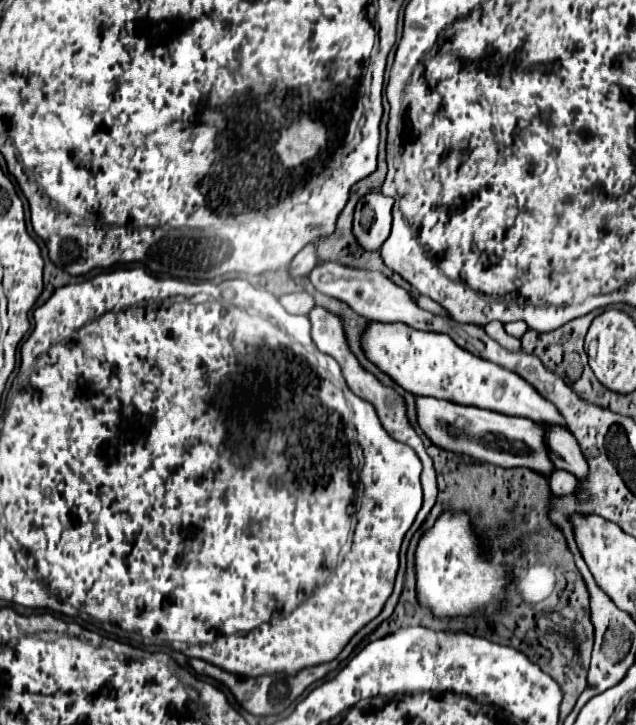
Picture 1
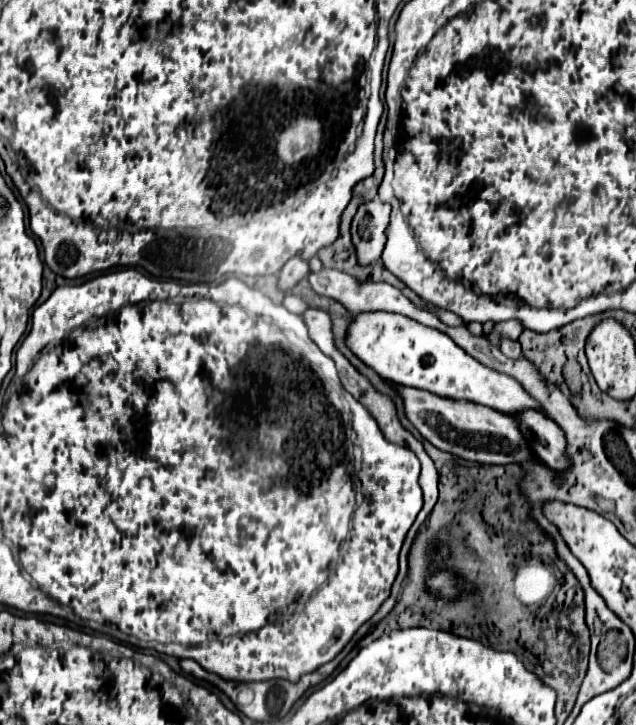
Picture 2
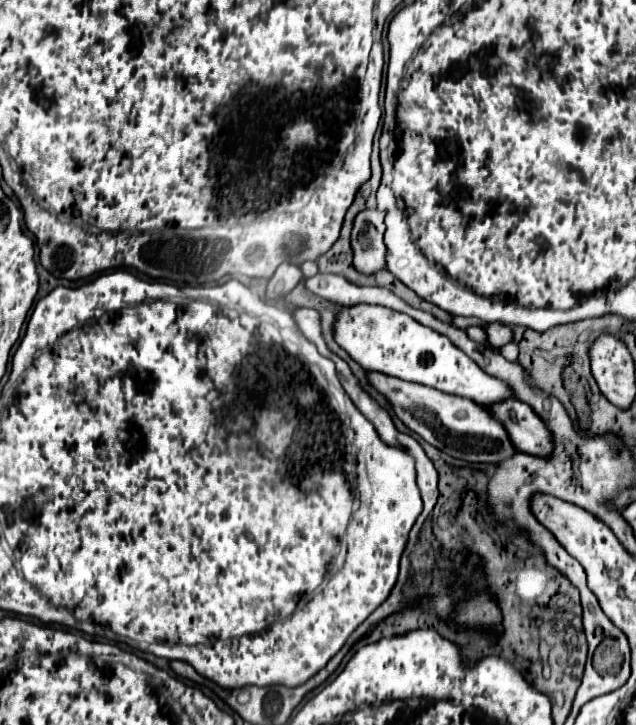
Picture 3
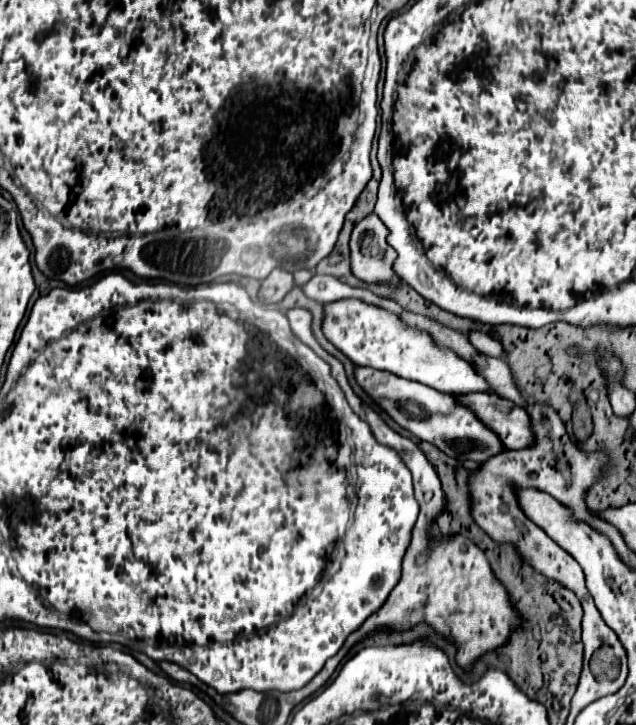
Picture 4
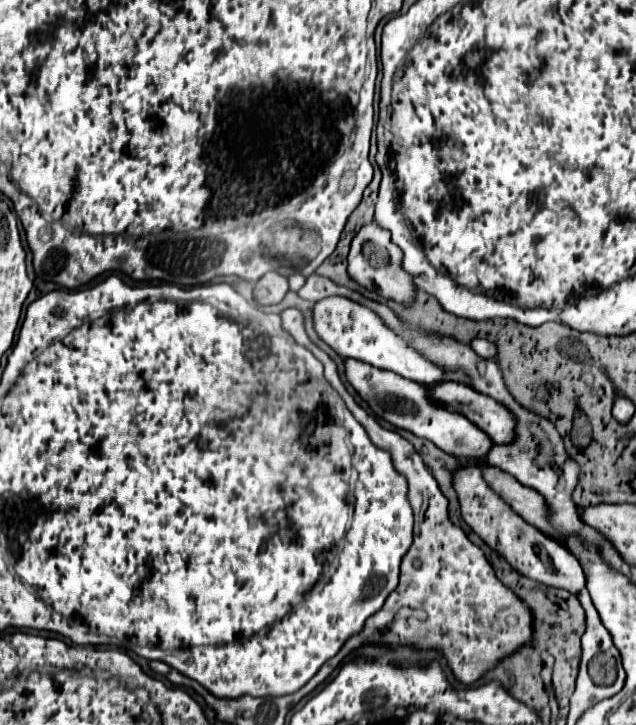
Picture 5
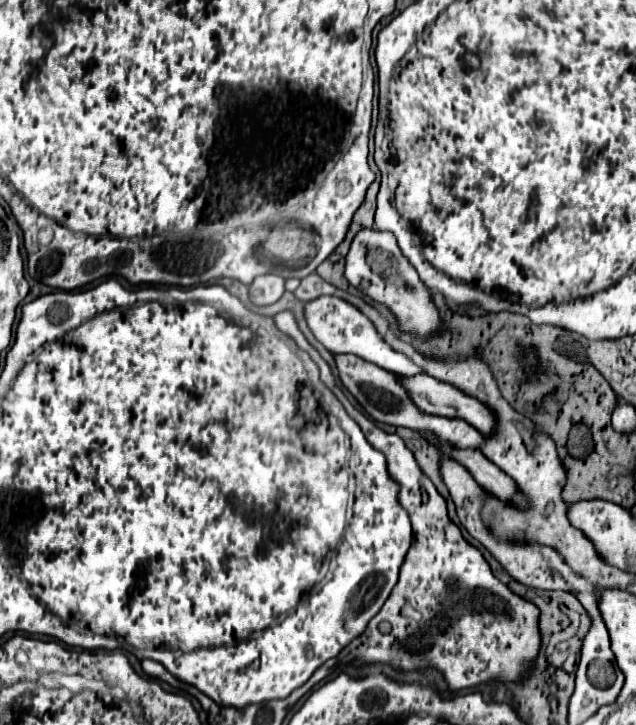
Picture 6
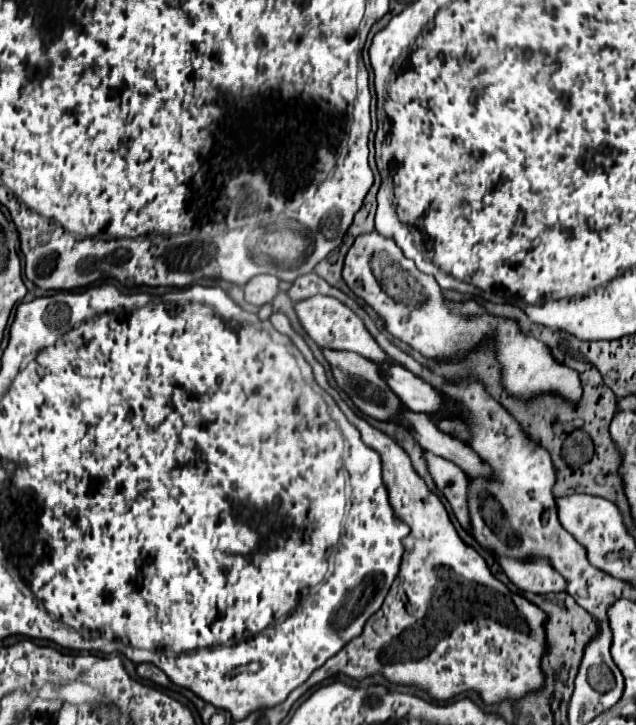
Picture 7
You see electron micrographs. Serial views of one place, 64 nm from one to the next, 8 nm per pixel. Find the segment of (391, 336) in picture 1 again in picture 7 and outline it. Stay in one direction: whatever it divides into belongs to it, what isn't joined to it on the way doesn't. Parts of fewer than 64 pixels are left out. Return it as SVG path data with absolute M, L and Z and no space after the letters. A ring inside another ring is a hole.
M316 294L312 298L306 298L306 300L300 300L294 304L294 312L302 324L302 328L306 330L306 334L320 346L320 348L332 348L332 350L350 350L350 352L356 352L372 362L378 362L382 364L384 360L392 362L382 350L380 346L372 340L372 336L368 334L368 330L364 328L362 320L350 310L346 308L344 304L340 304L340 300L336 298L330 298L330 296L322 296L322 294Z

